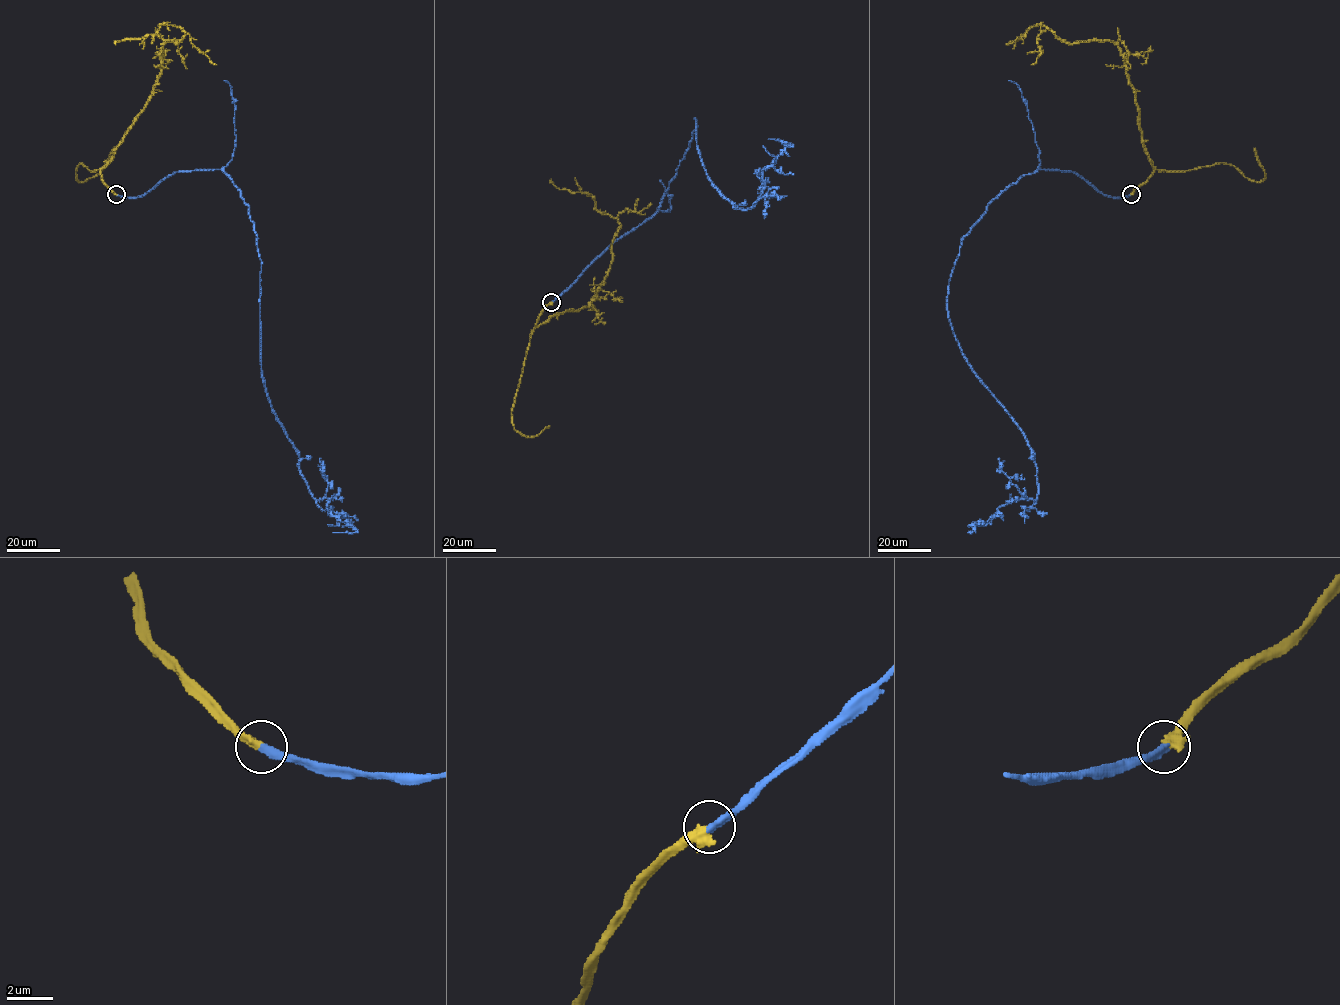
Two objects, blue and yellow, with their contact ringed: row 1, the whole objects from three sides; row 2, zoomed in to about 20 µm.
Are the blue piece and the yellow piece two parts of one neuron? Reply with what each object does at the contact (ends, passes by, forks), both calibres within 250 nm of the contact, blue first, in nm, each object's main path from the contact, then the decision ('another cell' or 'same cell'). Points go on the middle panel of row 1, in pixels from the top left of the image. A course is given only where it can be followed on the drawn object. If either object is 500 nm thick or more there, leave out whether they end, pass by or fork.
blue ends; yellow passes by; calibres 340 and 320 nm; course blue (551, 302), (655, 213), (695, 119), (706, 174), (735, 208), (752, 207), (762, 170), (792, 144), (768, 138); course yellow (551, 302), (537, 325), (596, 297), (620, 223), (600, 213), (590, 195), (560, 190), (551, 179); same cell

